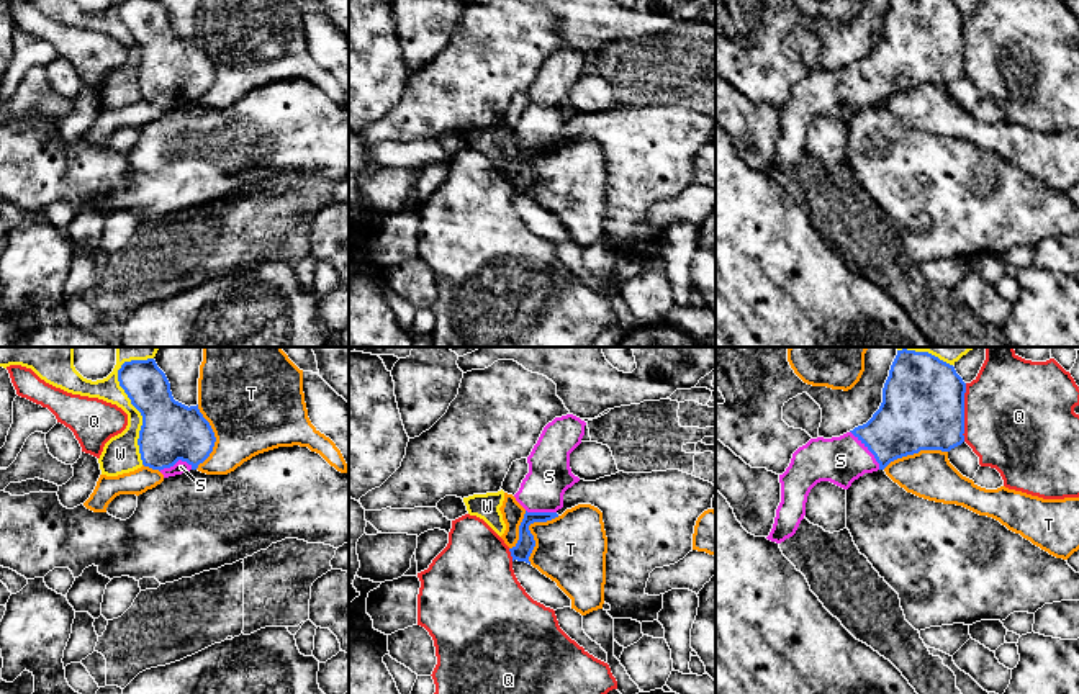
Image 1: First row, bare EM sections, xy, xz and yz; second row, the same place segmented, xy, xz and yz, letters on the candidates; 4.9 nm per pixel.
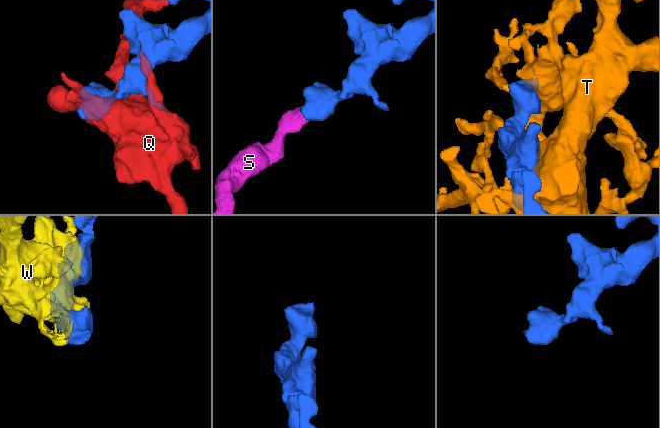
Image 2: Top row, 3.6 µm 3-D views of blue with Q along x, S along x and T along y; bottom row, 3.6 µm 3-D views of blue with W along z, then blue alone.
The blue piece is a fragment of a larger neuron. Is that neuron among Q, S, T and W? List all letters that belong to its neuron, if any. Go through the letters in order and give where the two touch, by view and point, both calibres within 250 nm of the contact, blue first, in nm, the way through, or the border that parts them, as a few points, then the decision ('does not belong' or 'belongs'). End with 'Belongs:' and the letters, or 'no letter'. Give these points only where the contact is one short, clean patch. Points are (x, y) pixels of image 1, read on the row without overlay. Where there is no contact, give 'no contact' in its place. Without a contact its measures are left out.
Q: yz (963, 46) | 400/500 nm | does not belong
S: yz (868, 82) | 320/240 nm | across yz (909, 53), (868, 82), (840, 94) | belongs
T: xz (529, 164) | 90/340 nm | does not belong
W: xy (141, 48) | 300/180 nm | does not belong
Belongs: S

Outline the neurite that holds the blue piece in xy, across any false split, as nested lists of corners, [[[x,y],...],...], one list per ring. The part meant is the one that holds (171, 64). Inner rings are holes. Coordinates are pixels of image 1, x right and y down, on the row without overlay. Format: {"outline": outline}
{"outline": [[[121,0],[118,15],[142,49],[138,79],[144,100],[159,103],[164,111],[169,111],[196,103],[210,90],[216,75],[210,56],[198,38],[188,41],[174,33],[170,16],[159,0]]]}

